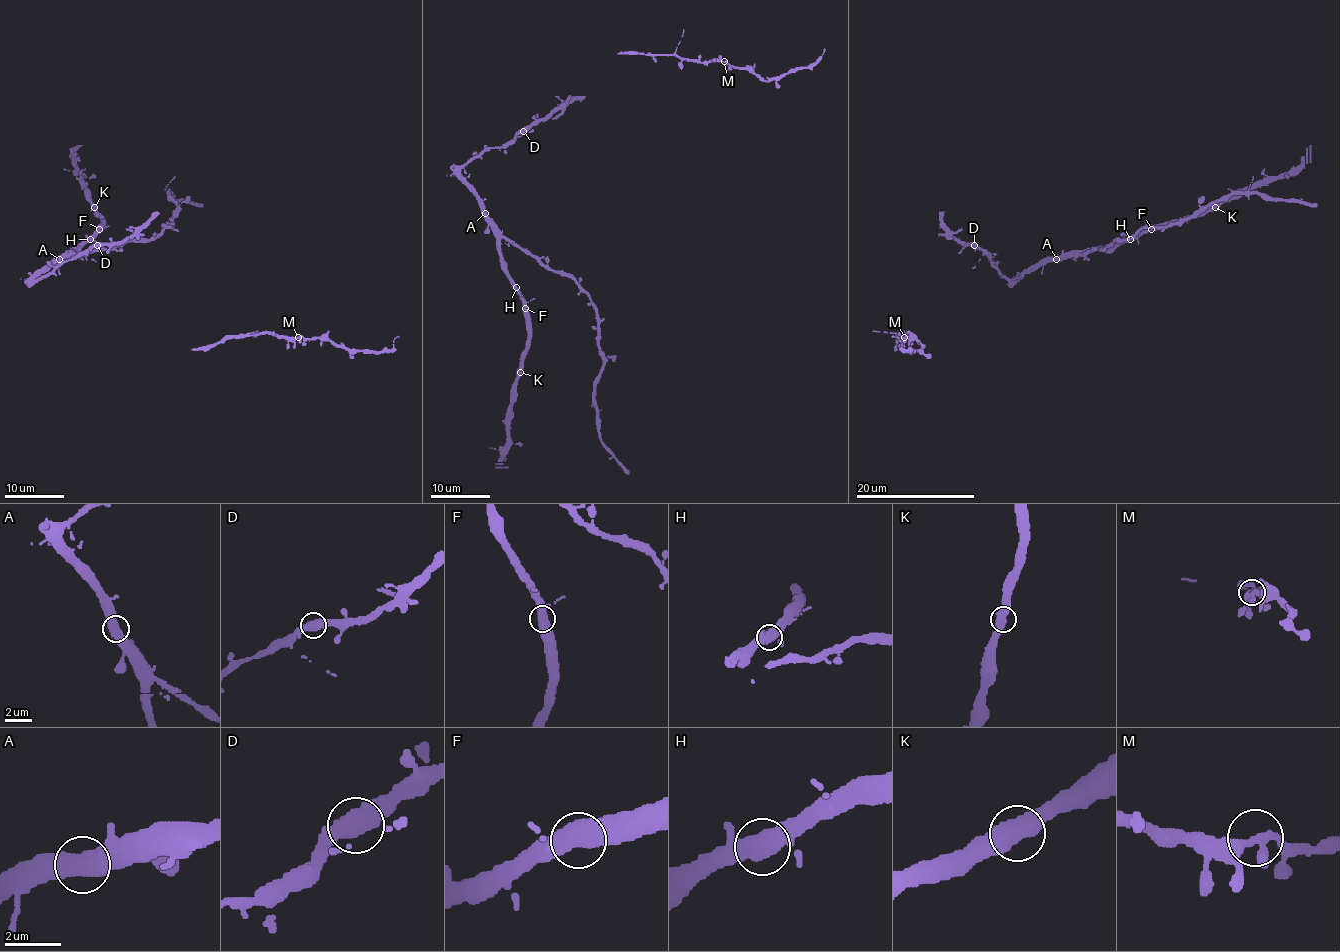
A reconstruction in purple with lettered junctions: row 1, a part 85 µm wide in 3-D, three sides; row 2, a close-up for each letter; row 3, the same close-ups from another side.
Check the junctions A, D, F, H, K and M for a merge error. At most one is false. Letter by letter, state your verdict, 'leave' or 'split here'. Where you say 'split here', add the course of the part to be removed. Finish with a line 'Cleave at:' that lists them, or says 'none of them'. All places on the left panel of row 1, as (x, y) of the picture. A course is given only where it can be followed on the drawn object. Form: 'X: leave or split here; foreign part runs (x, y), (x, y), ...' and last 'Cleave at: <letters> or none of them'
A: leave
D: leave
F: leave
H: leave
K: leave
M: leave
Cleave at: none of them

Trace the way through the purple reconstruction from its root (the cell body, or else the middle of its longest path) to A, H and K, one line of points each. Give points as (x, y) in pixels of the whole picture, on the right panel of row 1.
A: (990, 259), (1012, 281), (1019, 279), (1040, 263), (1056, 259)
H: (990, 259), (1003, 275), (1013, 281), (1046, 260), (1059, 260), (1080, 250), (1111, 248), (1130, 239)
K: (990, 259), (1013, 281), (1046, 260), (1059, 260), (1080, 250), (1111, 248), (1147, 229), (1187, 222), (1215, 207)

